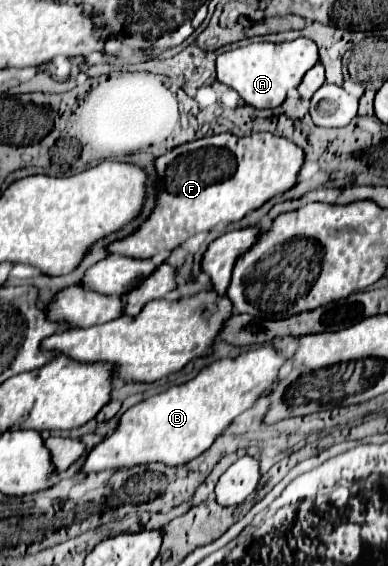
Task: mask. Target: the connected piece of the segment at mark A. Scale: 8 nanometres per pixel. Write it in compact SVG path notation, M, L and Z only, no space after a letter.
M304 37L286 43L252 43L222 53L216 59L216 77L220 83L236 89L248 105L256 109L270 109L278 107L286 99L288 91L300 85L306 71L312 69L318 59L320 55L316 43Z

